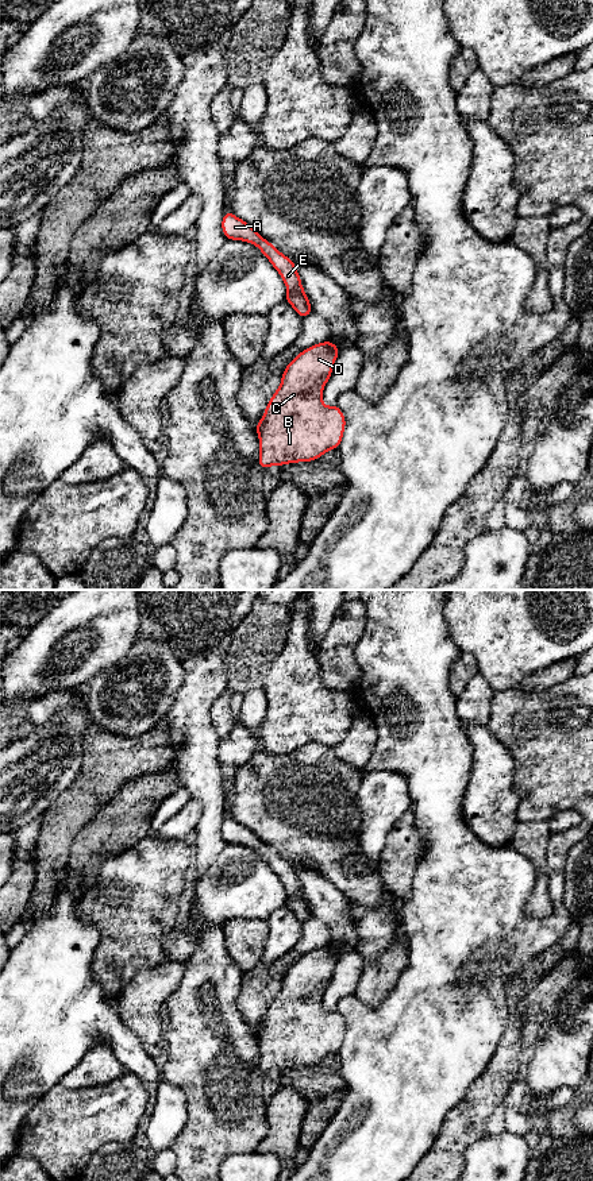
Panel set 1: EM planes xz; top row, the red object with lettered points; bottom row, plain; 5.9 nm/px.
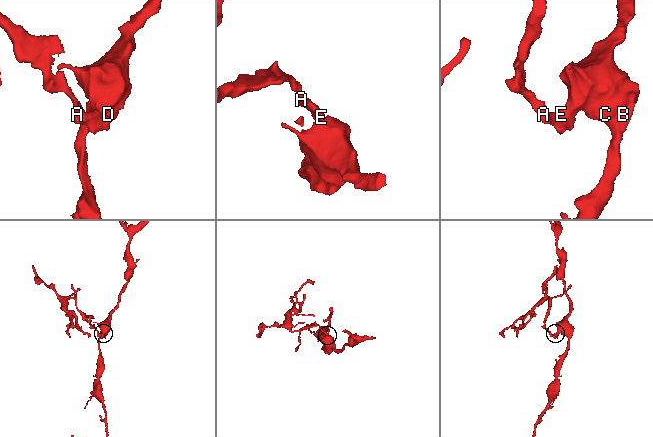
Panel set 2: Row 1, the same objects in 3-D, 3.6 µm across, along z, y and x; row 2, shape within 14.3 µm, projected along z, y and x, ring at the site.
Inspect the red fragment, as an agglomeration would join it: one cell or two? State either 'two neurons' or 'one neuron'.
two neurons

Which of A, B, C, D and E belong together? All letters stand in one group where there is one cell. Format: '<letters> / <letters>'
A E / B C D

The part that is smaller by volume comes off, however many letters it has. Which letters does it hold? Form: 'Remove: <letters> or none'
Remove: A, E

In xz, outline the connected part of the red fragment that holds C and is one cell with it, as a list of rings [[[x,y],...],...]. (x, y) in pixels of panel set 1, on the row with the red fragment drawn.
[[[331,341],[315,344],[301,351],[286,364],[281,385],[270,398],[265,413],[255,425],[259,437],[262,470],[273,464],[312,462],[330,449],[338,449],[346,427],[346,418],[338,405],[326,406],[321,394],[334,370],[339,348]]]

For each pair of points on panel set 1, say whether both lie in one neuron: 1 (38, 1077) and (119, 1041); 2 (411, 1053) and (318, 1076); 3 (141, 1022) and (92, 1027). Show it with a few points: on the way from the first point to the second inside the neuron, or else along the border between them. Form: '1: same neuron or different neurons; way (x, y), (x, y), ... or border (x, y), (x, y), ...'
1: same neuron; way (58, 1057), (77, 1038), (99, 1038)
2: different neurons; border (337, 1054), (339, 1075), (346, 1085)
3: different neurons; border (116, 999), (120, 1021), (143, 1048)

